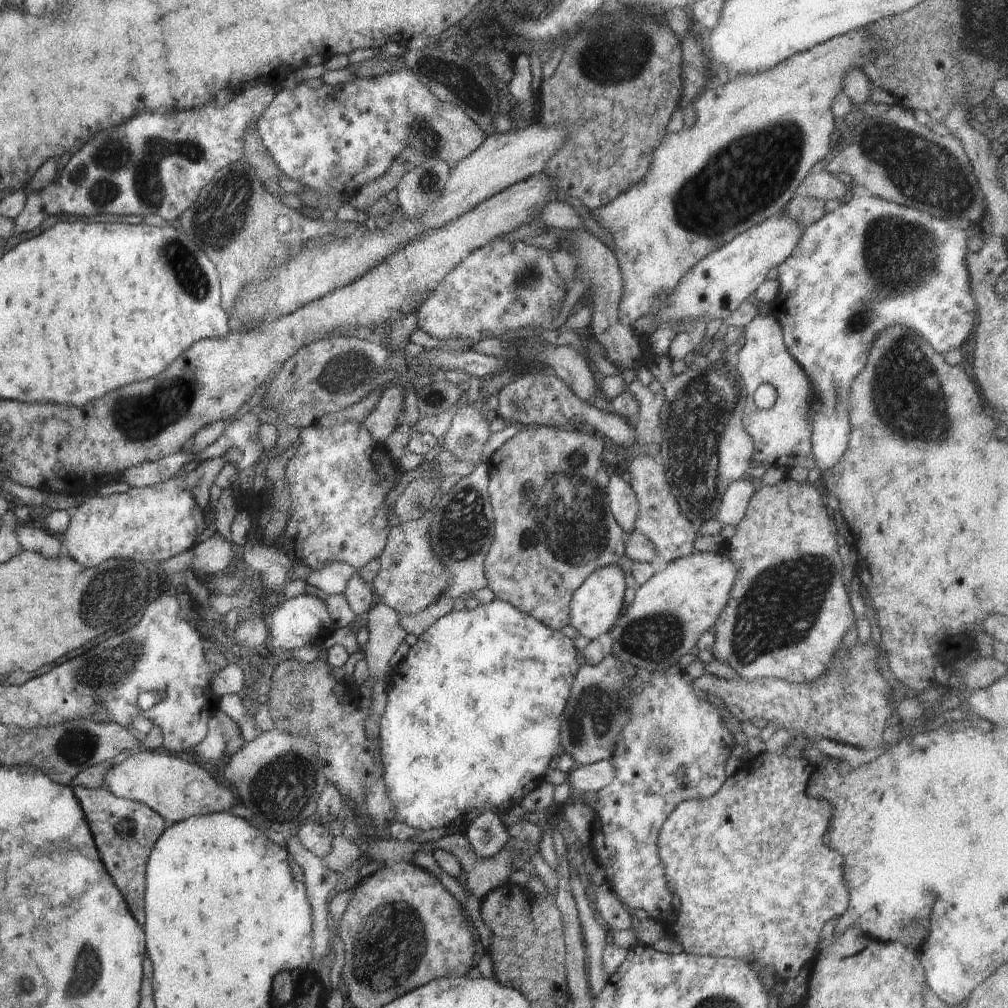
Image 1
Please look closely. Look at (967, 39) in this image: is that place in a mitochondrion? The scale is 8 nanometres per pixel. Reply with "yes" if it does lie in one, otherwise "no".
yes

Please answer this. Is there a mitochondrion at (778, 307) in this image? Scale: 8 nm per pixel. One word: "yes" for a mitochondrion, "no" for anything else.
no

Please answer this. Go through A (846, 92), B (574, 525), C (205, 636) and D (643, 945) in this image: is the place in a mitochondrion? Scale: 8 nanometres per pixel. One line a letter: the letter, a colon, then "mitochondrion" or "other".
A: other
B: mitochondrion
C: other
D: other

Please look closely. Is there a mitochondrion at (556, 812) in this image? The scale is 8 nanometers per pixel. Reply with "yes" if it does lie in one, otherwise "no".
no

